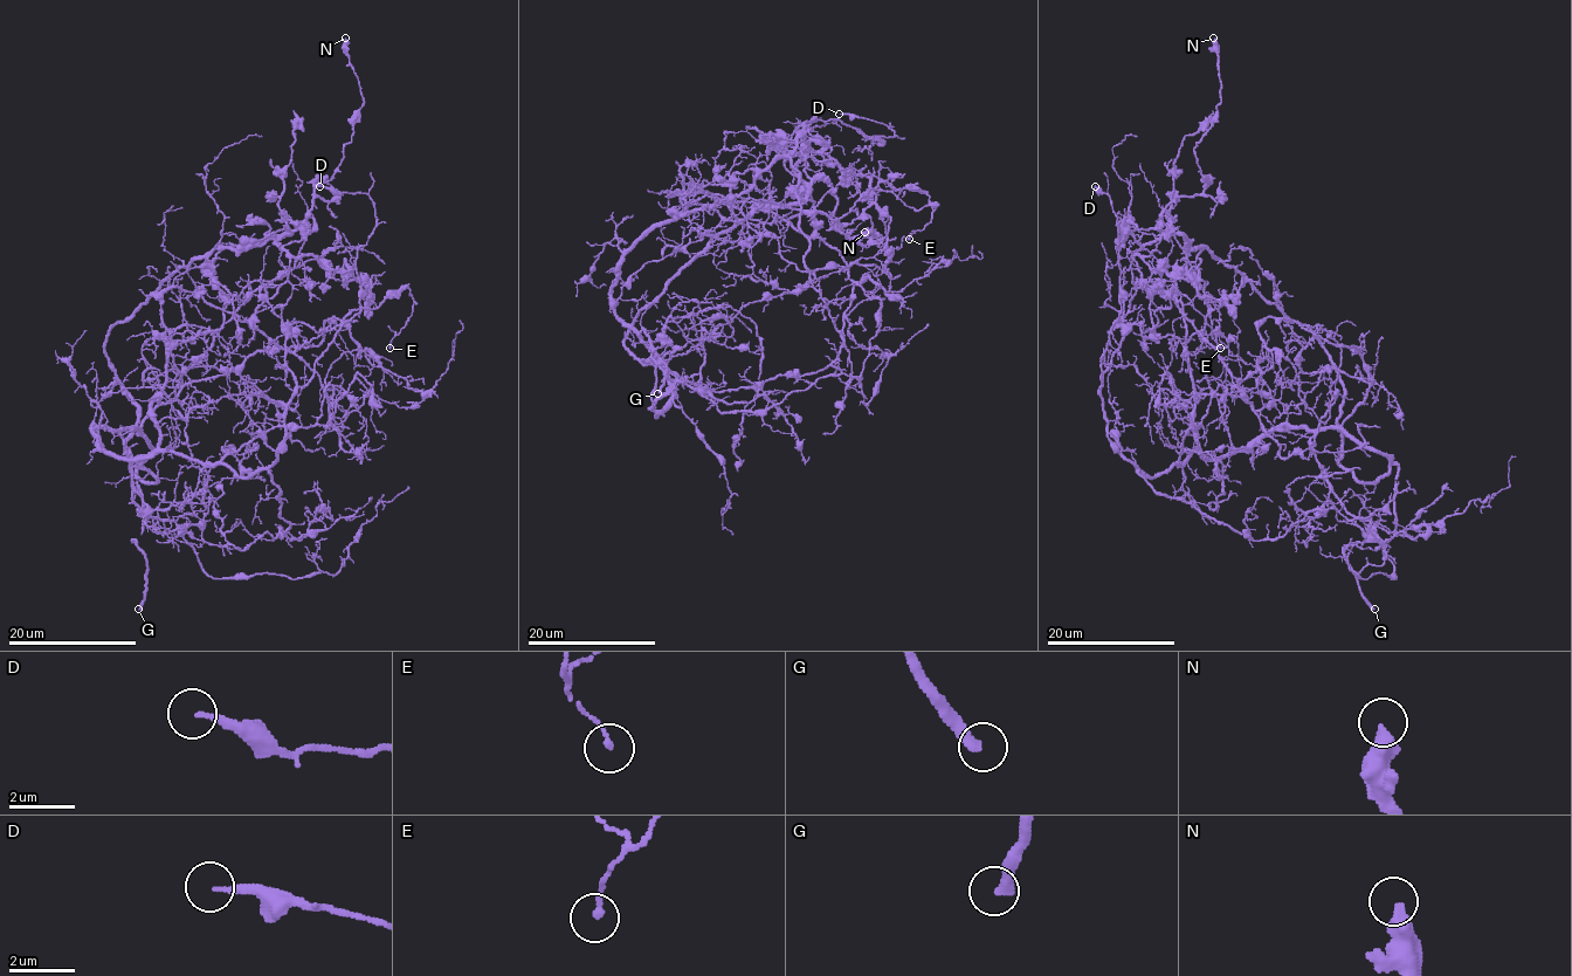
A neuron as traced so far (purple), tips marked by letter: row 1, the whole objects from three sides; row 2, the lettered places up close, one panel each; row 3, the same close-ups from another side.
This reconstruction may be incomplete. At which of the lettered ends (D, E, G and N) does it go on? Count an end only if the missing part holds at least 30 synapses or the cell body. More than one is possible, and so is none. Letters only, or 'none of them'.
G

